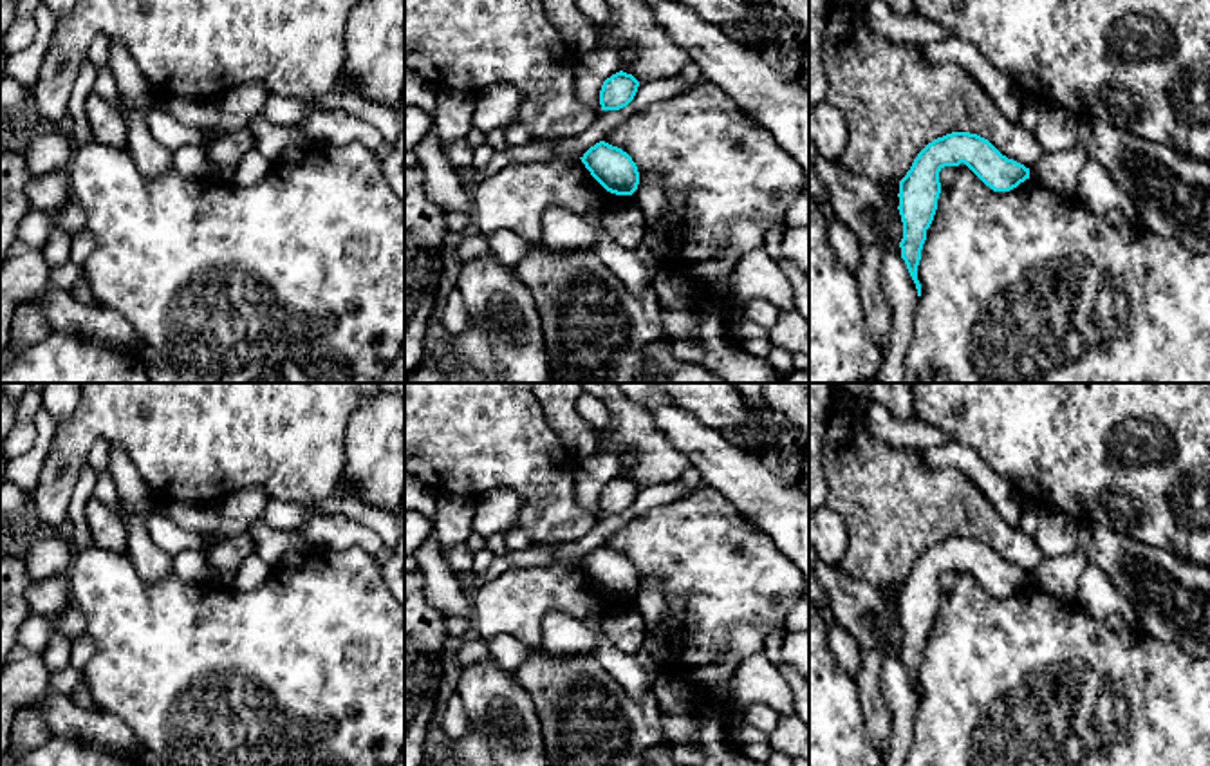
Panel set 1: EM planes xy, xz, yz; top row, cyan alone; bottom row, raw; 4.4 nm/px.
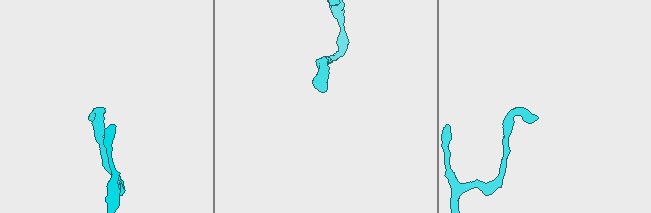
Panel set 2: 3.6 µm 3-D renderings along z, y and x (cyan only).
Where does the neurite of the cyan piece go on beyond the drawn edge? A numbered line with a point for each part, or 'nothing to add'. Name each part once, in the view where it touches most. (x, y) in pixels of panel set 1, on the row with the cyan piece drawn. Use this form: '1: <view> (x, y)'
nothing to add

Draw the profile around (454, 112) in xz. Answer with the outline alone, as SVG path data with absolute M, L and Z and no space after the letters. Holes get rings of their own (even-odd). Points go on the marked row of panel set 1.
M439 90L433 112L433 132L444 143L464 139L473 128L477 94Z

